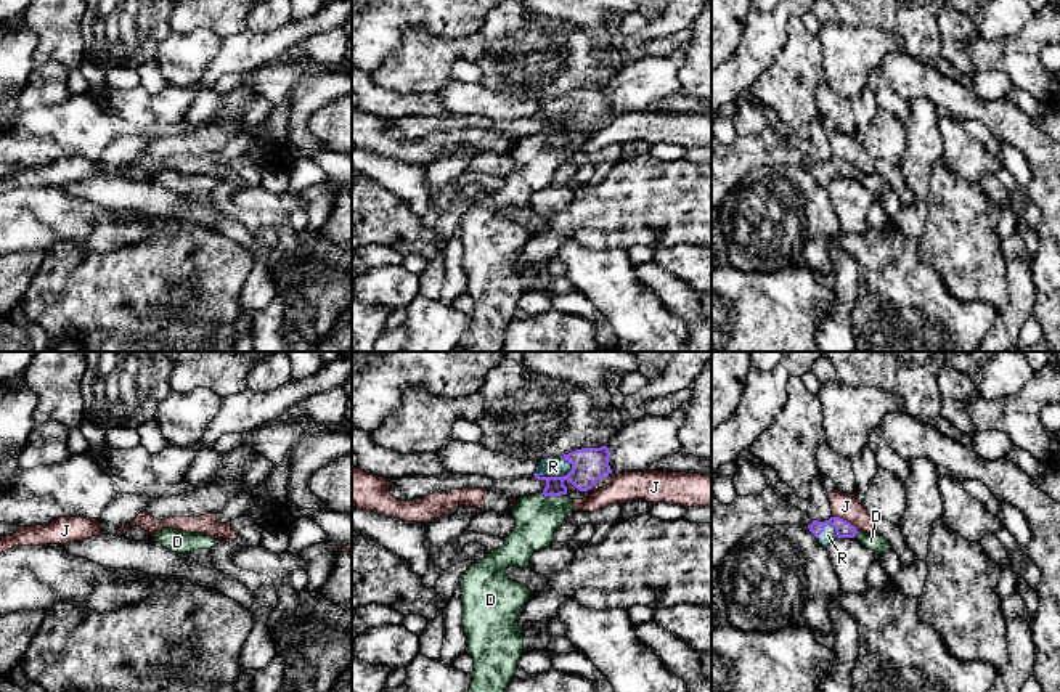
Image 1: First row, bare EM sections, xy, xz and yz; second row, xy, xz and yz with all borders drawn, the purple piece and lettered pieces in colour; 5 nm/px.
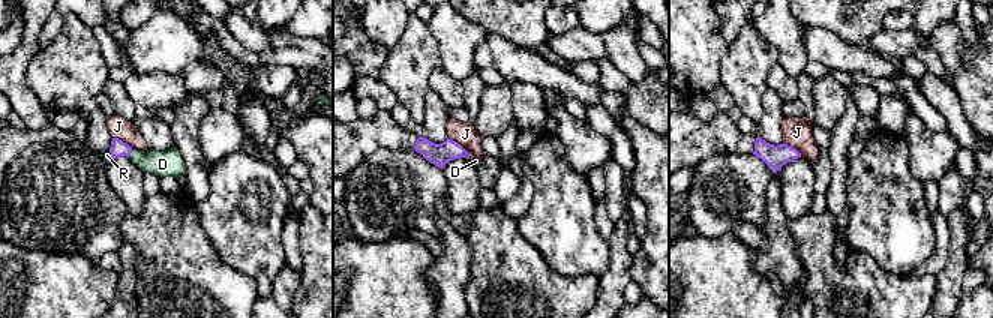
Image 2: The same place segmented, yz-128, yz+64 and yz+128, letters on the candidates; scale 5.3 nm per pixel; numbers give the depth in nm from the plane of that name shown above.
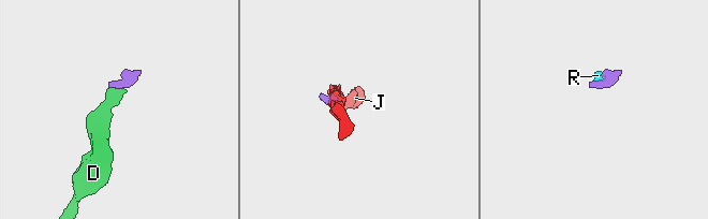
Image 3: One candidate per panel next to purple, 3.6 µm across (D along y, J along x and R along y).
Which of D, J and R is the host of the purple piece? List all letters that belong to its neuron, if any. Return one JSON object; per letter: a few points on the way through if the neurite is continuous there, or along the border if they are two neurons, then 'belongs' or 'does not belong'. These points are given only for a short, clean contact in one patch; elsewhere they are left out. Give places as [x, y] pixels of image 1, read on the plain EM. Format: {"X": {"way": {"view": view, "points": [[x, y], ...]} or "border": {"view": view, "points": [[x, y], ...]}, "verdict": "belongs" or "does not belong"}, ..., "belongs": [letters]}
{"D": {"way": {"view": "xz", "points": [[588, 105], [566, 118], [553, 135], [537, 158]]}, "verdict": "belongs"}, "J": {"border": {"view": "yz", "points": [[832, 156], [848, 161], [858, 170]]}, "verdict": "does not belong"}, "R": {"way": {"view": "xz", "points": [[588, 105], [554, 118], [553, 106]]}, "verdict": "belongs"}, "belongs": ["D", "R"]}

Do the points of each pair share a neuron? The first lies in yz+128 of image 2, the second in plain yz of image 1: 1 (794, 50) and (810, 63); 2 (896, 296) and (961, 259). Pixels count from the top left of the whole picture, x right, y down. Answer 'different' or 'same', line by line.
1: different
2: different

